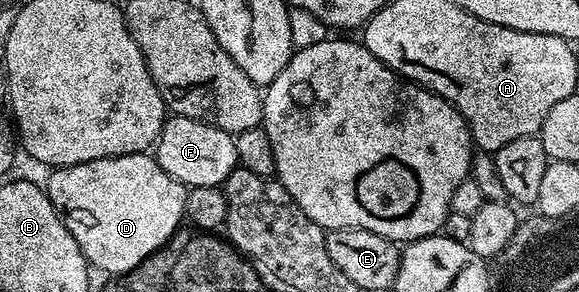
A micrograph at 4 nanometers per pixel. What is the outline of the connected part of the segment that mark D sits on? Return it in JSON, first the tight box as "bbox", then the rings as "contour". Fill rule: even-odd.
{"bbox":[44,153,188,276],"contour":[[[149,153],[88,160],[51,169],[49,174],[50,179],[44,182],[44,189],[64,228],[72,232],[72,240],[80,244],[80,252],[84,252],[91,267],[95,271],[103,270],[109,276],[126,274],[136,268],[148,255],[179,233],[181,226],[178,225],[186,218],[188,187],[180,180],[168,176],[168,172],[160,168],[157,157]]]}

